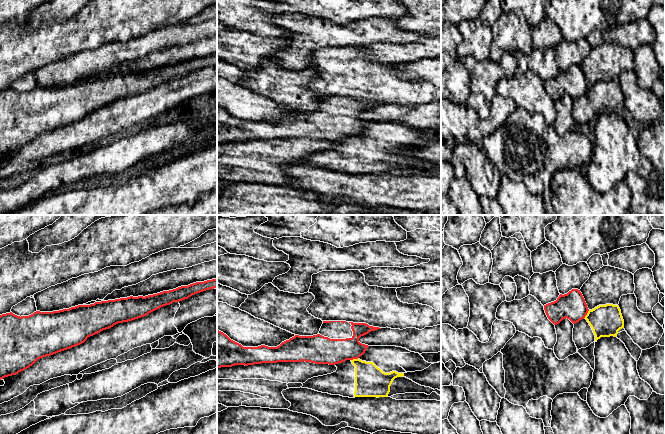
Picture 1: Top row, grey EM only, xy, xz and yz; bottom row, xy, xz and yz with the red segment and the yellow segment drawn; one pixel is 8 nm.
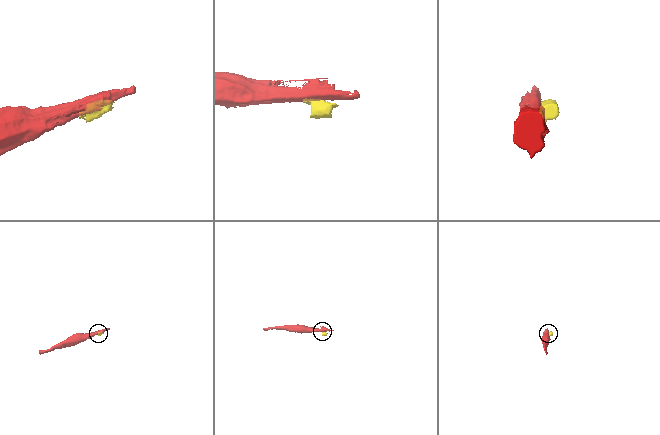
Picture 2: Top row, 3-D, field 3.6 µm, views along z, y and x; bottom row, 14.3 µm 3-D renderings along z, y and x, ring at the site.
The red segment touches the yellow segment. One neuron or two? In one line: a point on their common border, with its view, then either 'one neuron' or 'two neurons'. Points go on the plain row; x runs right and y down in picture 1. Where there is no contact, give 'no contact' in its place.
yz (586, 90) | two neurons

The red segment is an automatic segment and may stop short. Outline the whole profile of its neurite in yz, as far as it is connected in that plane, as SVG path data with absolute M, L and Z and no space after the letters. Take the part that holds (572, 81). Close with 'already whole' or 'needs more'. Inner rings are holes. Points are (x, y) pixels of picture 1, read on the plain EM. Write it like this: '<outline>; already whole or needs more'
M572 65L564 71L560 70L556 77L544 81L544 86L554 101L559 100L565 94L575 100L584 95L589 87L578 65Z; already whole

